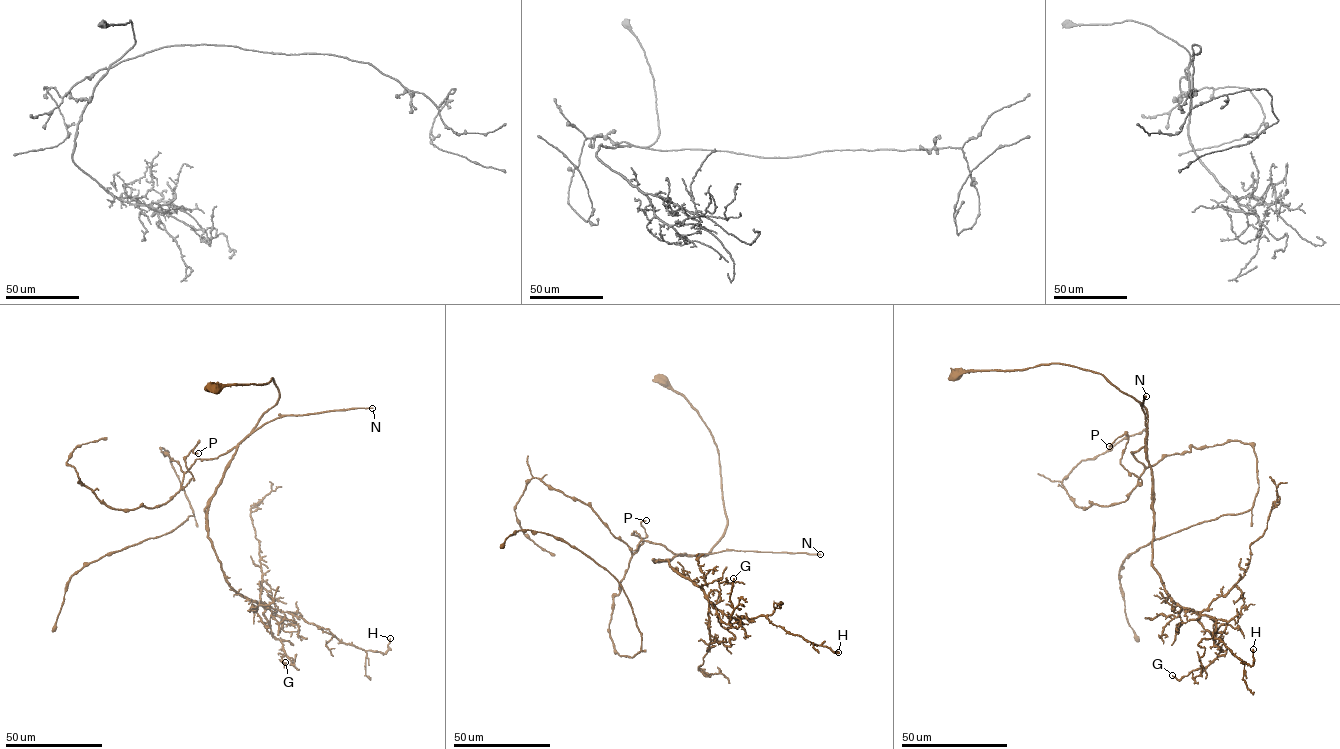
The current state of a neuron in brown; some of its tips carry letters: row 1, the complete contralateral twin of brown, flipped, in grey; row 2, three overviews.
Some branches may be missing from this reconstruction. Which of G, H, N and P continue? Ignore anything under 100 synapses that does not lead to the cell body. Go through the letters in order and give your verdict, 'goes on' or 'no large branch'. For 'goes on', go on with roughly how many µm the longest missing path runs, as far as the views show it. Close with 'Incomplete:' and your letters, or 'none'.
G: no large branch
H: no large branch
N: goes on | 450 µm
P: no large branch
Incomplete: N

